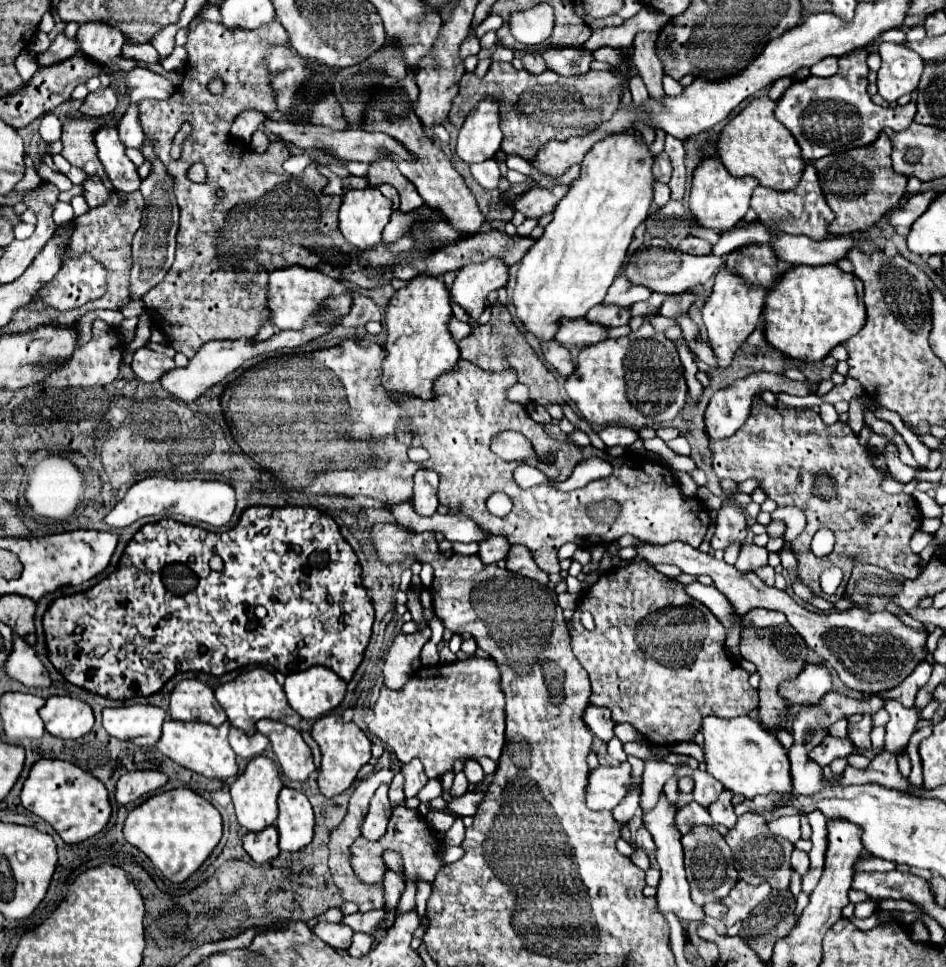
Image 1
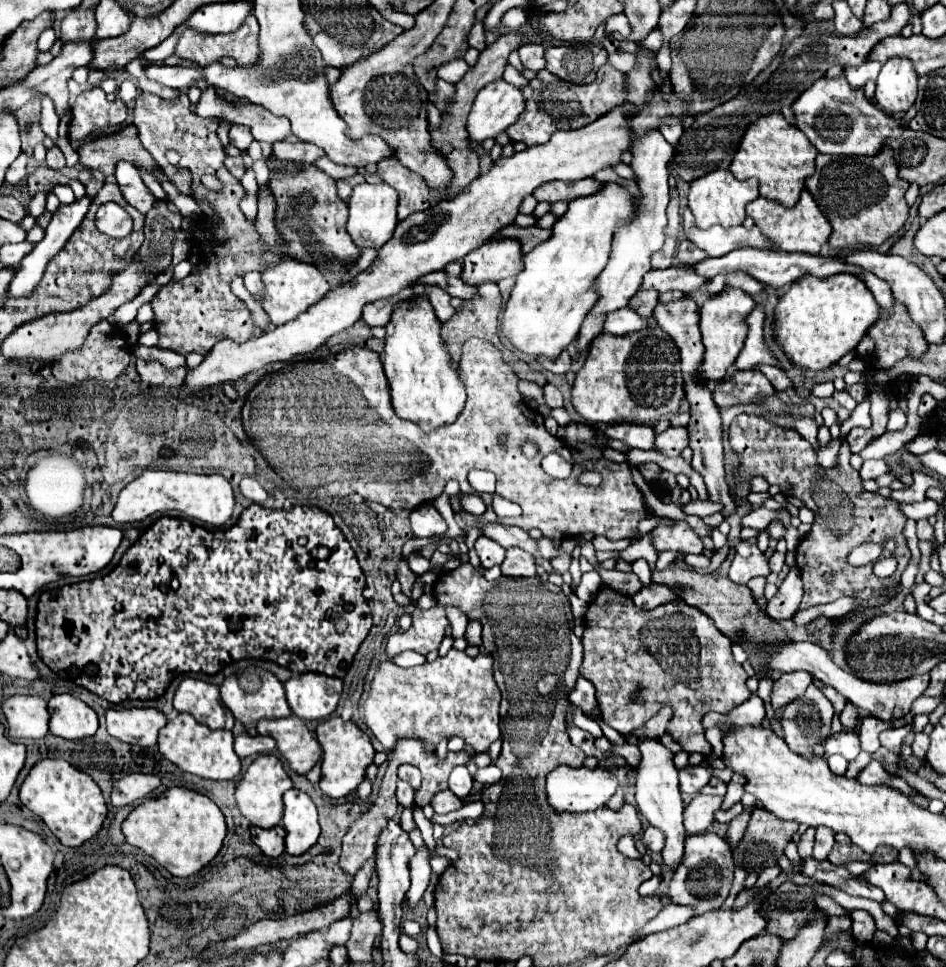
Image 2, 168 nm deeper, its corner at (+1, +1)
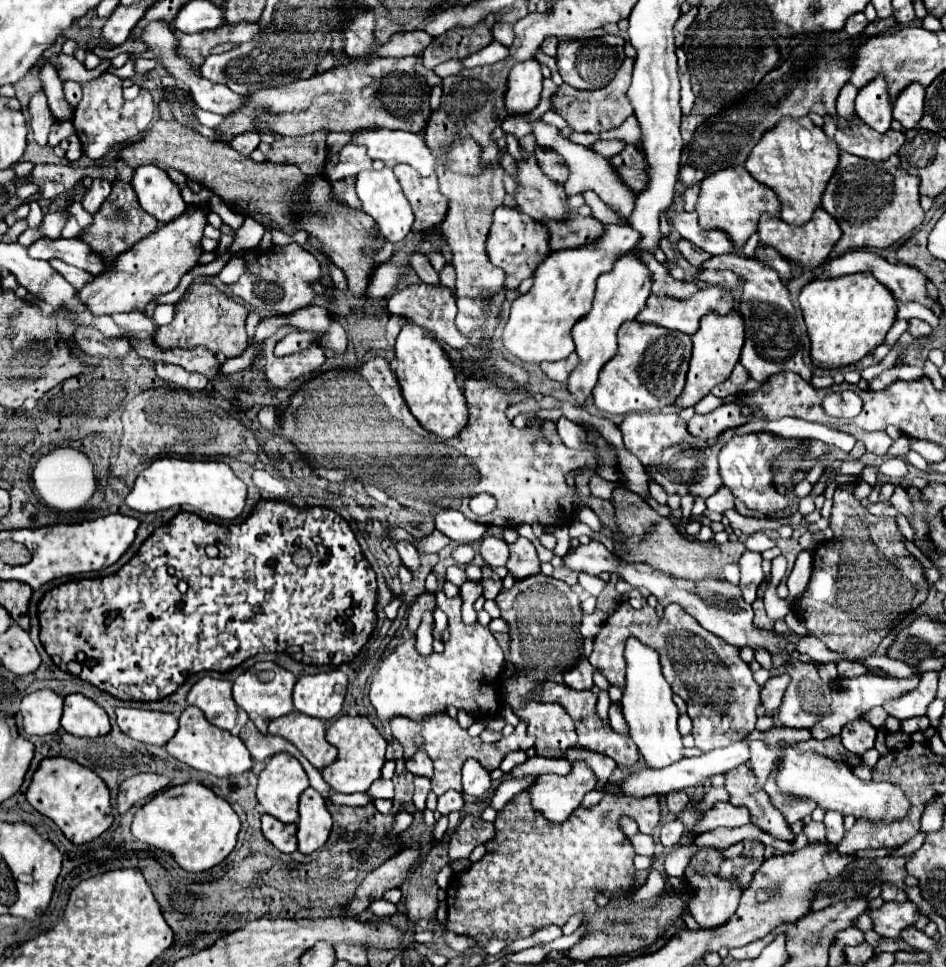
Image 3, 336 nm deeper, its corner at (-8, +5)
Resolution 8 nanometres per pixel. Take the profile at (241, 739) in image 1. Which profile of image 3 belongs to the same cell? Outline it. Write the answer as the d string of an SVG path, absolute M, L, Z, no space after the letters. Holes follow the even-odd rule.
M246 722L246 726L240 732L242 742L246 744L246 748L250 750L254 760L266 760L272 754L278 752L290 752L294 756L298 756L298 750L294 752L294 744L286 742L286 738L282 736L272 736L272 734L260 734L258 728L252 722Z

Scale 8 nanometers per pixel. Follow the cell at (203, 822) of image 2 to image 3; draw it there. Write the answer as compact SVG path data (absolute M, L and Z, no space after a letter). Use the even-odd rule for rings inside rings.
M198 782L172 786L144 804L132 822L132 834L170 856L188 872L204 872L220 864L236 846L240 830L238 814L232 806Z

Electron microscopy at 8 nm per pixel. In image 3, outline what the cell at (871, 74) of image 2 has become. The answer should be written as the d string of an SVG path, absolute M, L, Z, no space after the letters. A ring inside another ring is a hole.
M876 76L858 91L855 112L874 130L886 132L892 122L892 110L888 100L888 84L884 76Z

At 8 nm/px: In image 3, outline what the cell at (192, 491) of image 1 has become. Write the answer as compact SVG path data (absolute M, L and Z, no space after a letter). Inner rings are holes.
M162 458L140 472L134 488L126 496L126 506L140 514L152 514L172 506L188 504L222 520L234 520L244 510L244 500L246 484L238 480L224 462L188 462L178 458Z

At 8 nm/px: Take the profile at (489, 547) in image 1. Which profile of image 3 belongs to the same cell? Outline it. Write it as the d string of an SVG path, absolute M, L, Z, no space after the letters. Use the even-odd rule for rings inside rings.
M486 536L480 544L480 556L484 558L484 562L488 566L506 566L506 562L510 558L510 548L504 540Z

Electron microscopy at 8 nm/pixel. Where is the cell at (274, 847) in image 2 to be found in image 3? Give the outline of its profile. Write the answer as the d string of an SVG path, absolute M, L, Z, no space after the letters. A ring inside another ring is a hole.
M262 816L262 834L280 852L292 854L296 850L296 824L278 822L274 816Z

